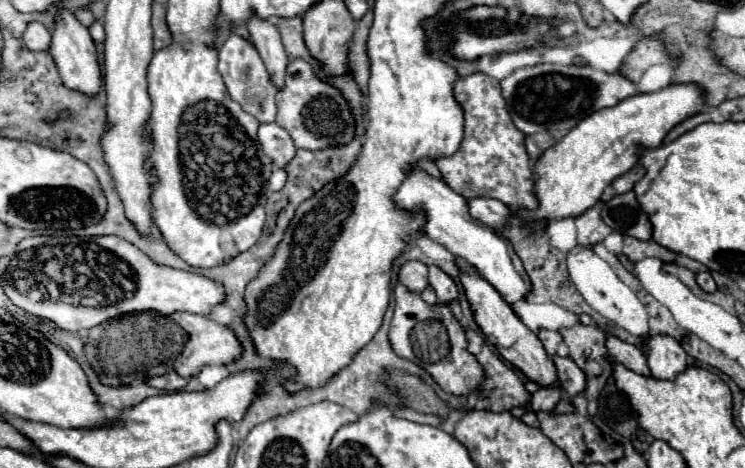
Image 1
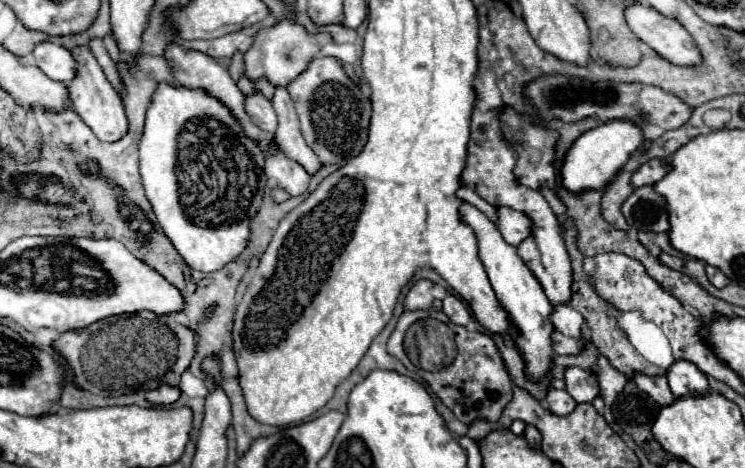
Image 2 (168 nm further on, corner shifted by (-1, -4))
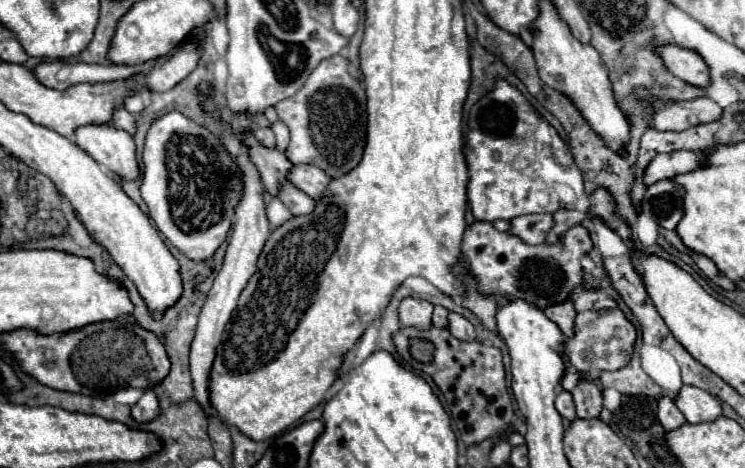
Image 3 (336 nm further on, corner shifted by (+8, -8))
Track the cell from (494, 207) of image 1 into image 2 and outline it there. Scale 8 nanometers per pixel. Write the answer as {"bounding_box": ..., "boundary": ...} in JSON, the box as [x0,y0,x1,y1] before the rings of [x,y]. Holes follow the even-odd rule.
{"bounding_box":[497,207,531,245],"boundary":[[[497,207],[497,229],[509,245],[519,245],[531,231],[531,221],[511,207]]]}

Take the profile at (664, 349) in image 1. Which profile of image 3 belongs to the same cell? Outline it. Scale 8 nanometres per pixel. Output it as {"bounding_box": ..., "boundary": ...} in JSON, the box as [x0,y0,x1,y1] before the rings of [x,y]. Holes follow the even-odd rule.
{"bounding_box":[674,385,722,425],"boundary":[[[684,385],[674,403],[684,413],[686,421],[694,425],[716,421],[722,415],[720,401],[708,391],[702,391],[692,385]]]}

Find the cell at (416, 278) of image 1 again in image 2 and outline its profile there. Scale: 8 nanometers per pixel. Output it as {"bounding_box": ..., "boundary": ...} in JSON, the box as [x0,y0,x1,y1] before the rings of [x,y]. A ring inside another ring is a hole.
{"bounding_box":[405,279,433,311],"boundary":[[[429,279],[415,281],[405,297],[405,307],[417,311],[417,309],[429,309],[431,303],[433,303],[433,283]]]}

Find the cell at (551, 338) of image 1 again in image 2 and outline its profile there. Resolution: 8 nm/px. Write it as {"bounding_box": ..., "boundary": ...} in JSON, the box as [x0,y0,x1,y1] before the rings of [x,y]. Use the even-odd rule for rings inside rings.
{"bounding_box":[553,331,583,355],"boundary":[[[555,331],[553,333],[553,351],[557,355],[573,355],[573,353],[579,353],[579,349],[583,347],[583,339],[571,339],[571,337],[565,337],[563,333]]]}

